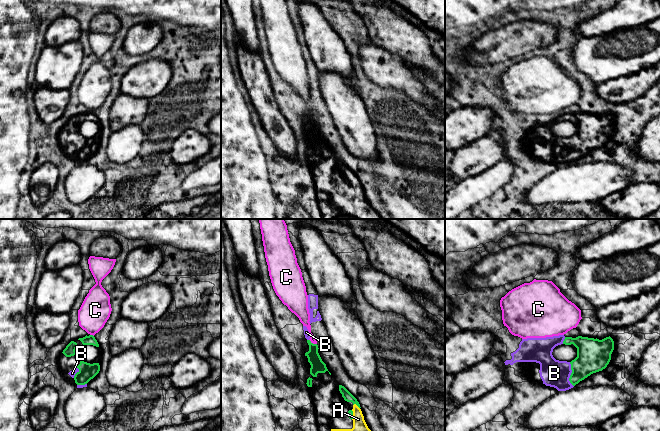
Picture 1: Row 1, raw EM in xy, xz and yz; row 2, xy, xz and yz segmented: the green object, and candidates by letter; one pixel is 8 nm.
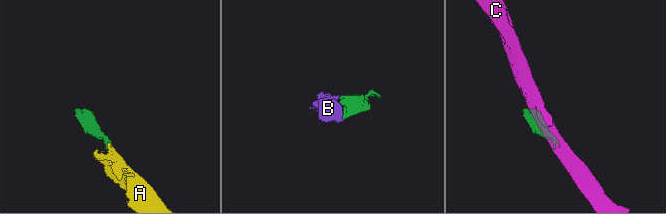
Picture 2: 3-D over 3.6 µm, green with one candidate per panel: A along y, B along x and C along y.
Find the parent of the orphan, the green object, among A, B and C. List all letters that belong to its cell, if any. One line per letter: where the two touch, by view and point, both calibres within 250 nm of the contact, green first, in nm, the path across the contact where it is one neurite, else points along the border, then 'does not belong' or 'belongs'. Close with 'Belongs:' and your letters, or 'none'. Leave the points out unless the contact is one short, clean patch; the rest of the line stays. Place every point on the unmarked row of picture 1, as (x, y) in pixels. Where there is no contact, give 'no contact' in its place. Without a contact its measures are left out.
A: meets green in xz at (356, 180); 70 nm thick on the green side, 160 nm on the other; belongs
B: meets green in yz at (571, 150); 280 nm thick on the green side, 220 nm on the other; belongs
C: meets green in xz at (312, 119); 110 nm thick on the green side, 100 nm on the other; border along xz (309, 115), (316, 120); does not belong
Belongs: A, B

